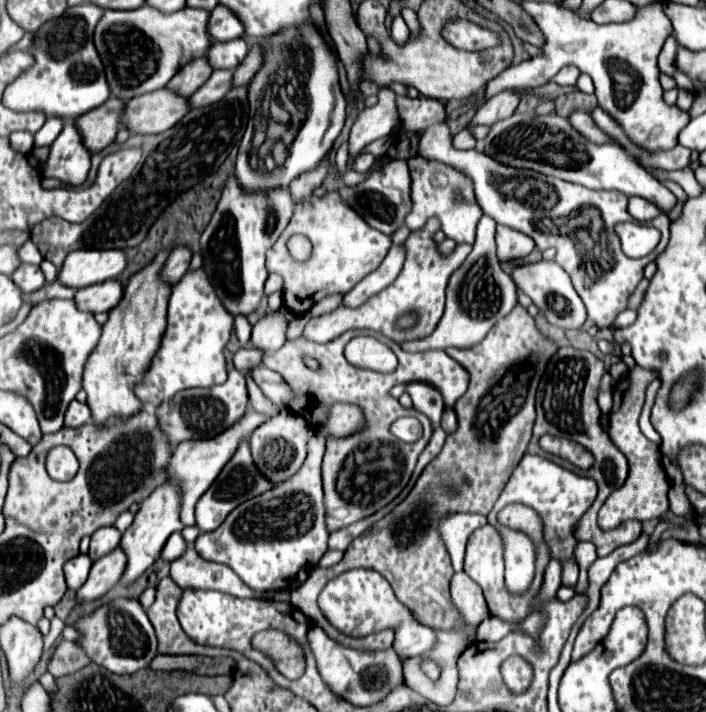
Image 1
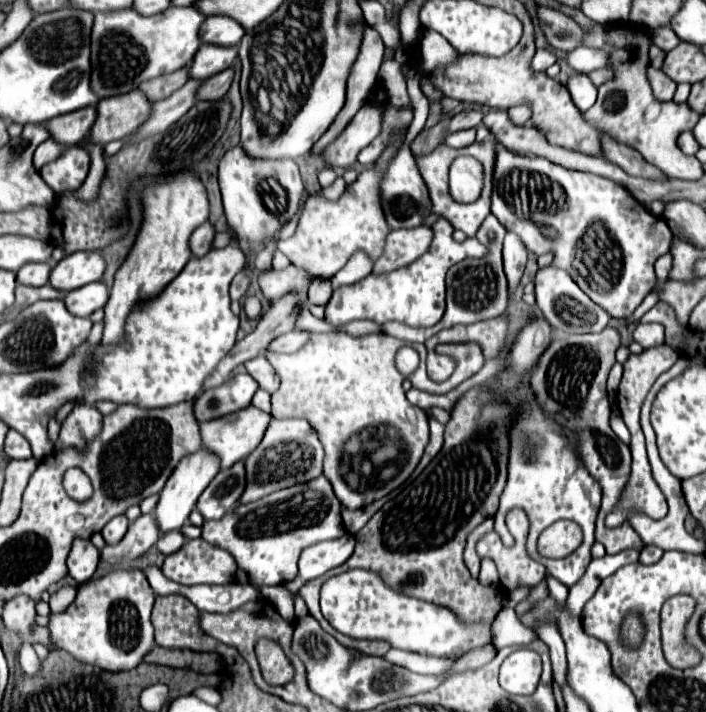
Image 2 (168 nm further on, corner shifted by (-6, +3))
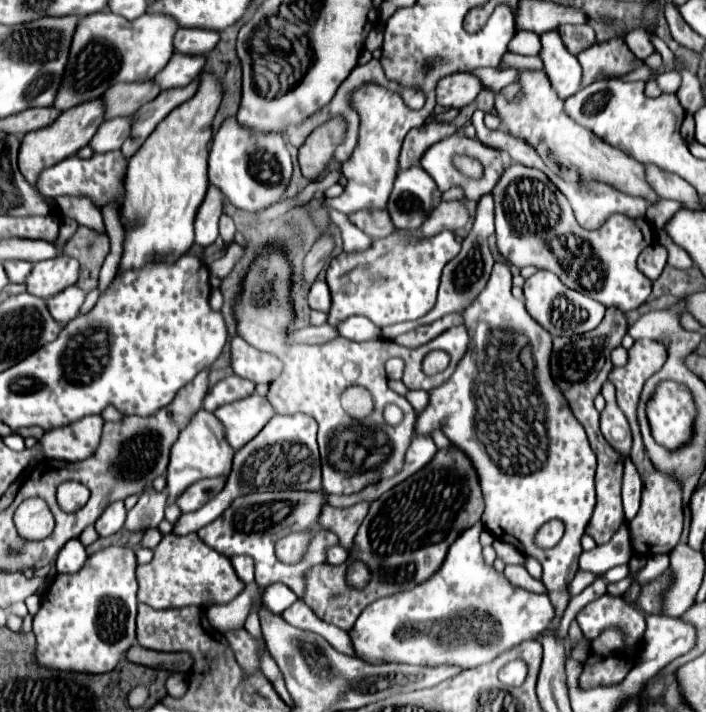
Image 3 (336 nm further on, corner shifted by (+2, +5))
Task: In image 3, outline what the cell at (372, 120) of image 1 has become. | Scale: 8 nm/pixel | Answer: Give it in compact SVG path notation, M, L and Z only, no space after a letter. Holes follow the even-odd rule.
M336 116L318 126L306 138L306 142L298 150L298 162L306 178L316 180L326 170L328 162L334 158L336 148L344 140L344 134L346 134L346 120L342 116Z

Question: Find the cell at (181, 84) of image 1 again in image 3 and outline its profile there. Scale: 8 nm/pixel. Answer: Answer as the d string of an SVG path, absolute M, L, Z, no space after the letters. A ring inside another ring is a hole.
M138 82L138 84L114 84L110 92L104 92L106 100L106 120L114 116L128 116L138 112L144 104L152 102L162 88L154 82Z

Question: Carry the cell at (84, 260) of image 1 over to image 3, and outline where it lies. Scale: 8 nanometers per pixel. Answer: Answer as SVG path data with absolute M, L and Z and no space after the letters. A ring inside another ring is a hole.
M60 254L56 258L34 264L30 276L26 278L26 286L30 294L48 300L54 294L62 292L64 288L76 284L78 274L80 274L78 260Z

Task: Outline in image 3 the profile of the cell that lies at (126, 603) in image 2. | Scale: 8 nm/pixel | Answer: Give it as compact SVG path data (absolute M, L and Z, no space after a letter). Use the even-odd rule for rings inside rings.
M108 546L92 554L82 572L52 580L34 616L36 656L42 666L88 674L116 668L126 650L136 644L136 566L134 550Z

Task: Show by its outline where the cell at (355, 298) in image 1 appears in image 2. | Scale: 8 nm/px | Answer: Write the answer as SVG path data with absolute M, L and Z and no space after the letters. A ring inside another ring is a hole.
M418 226L410 230L392 230L386 236L382 258L378 258L378 262L374 264L374 274L408 266L430 248L432 238L434 238L434 232L430 226Z

